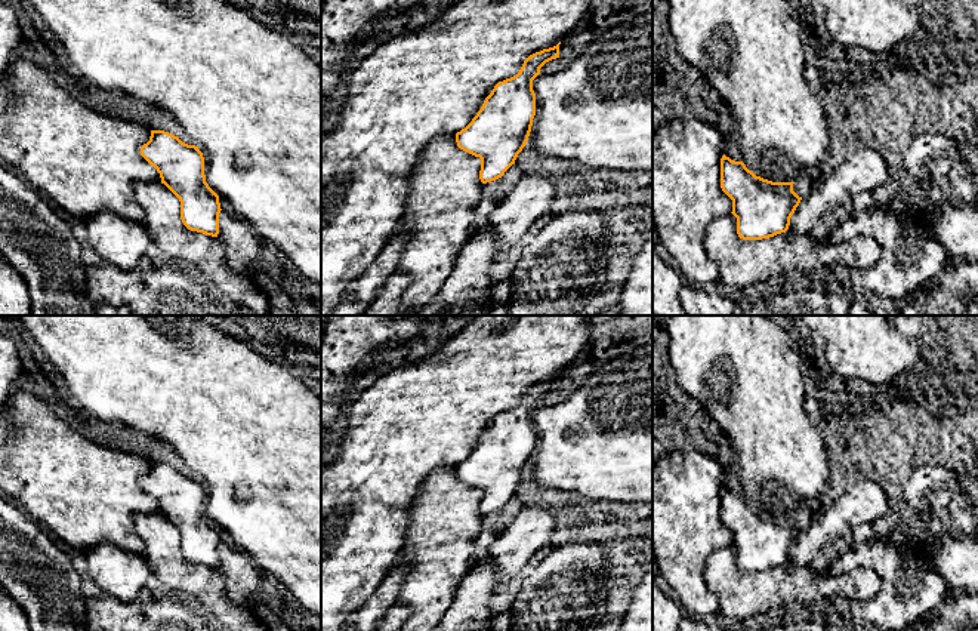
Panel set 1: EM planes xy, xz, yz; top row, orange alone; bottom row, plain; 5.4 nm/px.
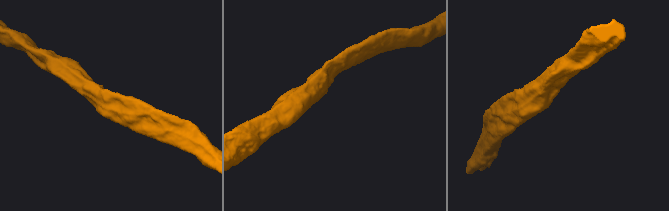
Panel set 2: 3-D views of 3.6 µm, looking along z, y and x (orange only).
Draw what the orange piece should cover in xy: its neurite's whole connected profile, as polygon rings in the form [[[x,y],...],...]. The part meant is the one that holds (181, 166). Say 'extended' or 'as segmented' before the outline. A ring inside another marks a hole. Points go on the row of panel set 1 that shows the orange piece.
as segmented | [[[151,130],[149,141],[141,147],[141,156],[157,169],[161,184],[179,198],[183,225],[217,237],[222,209],[219,196],[206,182],[204,157],[198,147],[169,132]]]

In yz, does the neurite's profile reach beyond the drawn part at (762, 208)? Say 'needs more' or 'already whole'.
already whole

